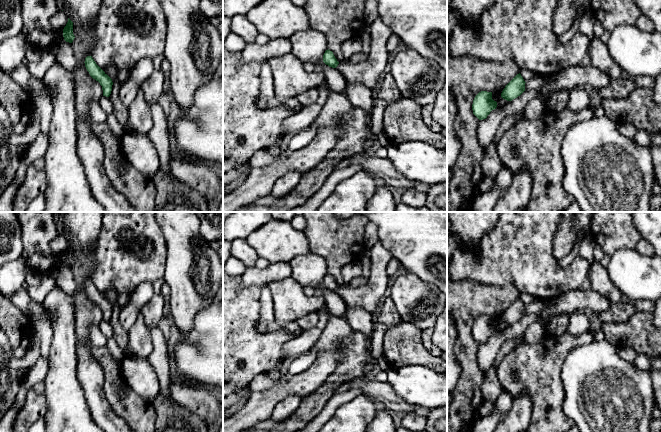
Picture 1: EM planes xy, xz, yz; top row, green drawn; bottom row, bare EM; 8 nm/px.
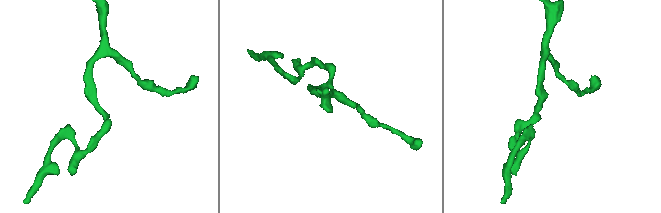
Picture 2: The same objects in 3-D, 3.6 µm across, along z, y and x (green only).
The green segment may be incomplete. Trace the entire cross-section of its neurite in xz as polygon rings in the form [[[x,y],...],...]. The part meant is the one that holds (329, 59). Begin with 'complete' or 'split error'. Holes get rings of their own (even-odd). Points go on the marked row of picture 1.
split error | [[[378,17],[370,28],[371,46],[366,61],[359,63],[339,63],[329,49],[323,55],[323,62],[329,67],[336,68],[350,84],[363,84],[370,90],[376,90],[377,83],[383,76],[388,63],[389,52],[386,49],[387,40],[393,34],[390,27]]]

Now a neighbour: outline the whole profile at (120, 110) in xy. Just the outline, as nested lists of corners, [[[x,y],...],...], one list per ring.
[[[109,65],[104,68],[103,71],[112,79],[113,82],[112,91],[109,96],[113,104],[113,114],[116,116],[122,127],[124,127],[128,121],[128,107],[120,99],[121,83],[116,78],[118,69],[114,65]]]

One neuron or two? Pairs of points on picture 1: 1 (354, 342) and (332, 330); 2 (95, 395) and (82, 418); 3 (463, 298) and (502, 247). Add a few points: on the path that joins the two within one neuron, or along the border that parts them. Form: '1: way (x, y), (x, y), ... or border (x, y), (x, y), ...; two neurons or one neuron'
1: border (355, 331), (343, 345), (343, 357), (340, 360); two neurons
2: border (80, 384), (91, 418), (94, 421); two neurons
3: border (457, 280), (471, 279), (499, 286); two neurons

